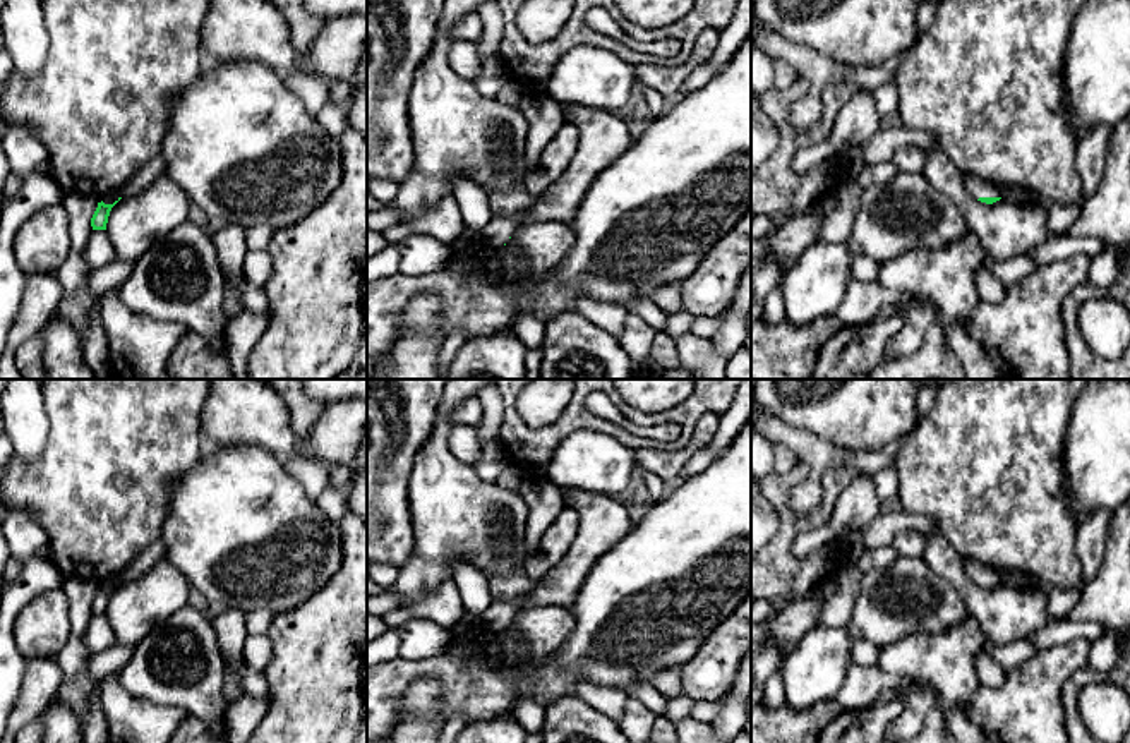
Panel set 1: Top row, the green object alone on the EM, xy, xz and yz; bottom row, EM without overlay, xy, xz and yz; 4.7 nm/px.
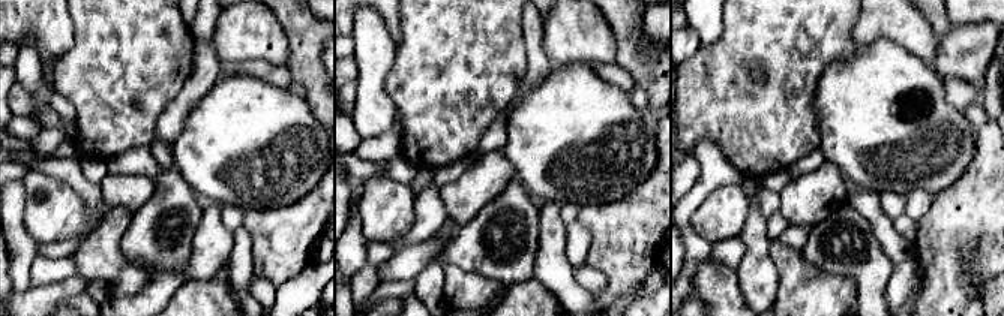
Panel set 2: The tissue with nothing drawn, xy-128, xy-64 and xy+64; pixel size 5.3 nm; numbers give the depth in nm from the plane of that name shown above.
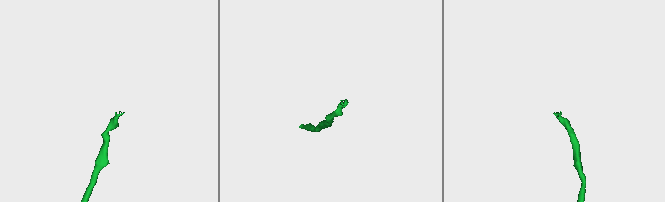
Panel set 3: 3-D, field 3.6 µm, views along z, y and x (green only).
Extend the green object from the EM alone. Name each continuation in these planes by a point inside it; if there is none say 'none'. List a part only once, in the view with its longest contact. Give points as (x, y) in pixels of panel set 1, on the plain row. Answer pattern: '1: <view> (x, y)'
1: yz (978, 572)

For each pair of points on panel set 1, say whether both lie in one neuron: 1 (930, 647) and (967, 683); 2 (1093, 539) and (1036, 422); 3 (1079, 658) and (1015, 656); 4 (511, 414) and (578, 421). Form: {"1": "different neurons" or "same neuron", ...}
{"1": "same neuron", "2": "different neurons", "3": "different neurons", "4": "same neuron"}

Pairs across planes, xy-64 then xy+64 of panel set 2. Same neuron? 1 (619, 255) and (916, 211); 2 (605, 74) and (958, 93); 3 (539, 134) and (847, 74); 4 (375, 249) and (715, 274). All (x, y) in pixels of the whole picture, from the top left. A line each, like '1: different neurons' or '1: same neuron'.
1: different neurons
2: same neuron
3: same neuron
4: different neurons

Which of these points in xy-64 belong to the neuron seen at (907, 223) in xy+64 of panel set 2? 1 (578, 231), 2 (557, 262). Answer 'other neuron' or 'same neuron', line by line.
1: same neuron
2: other neuron

